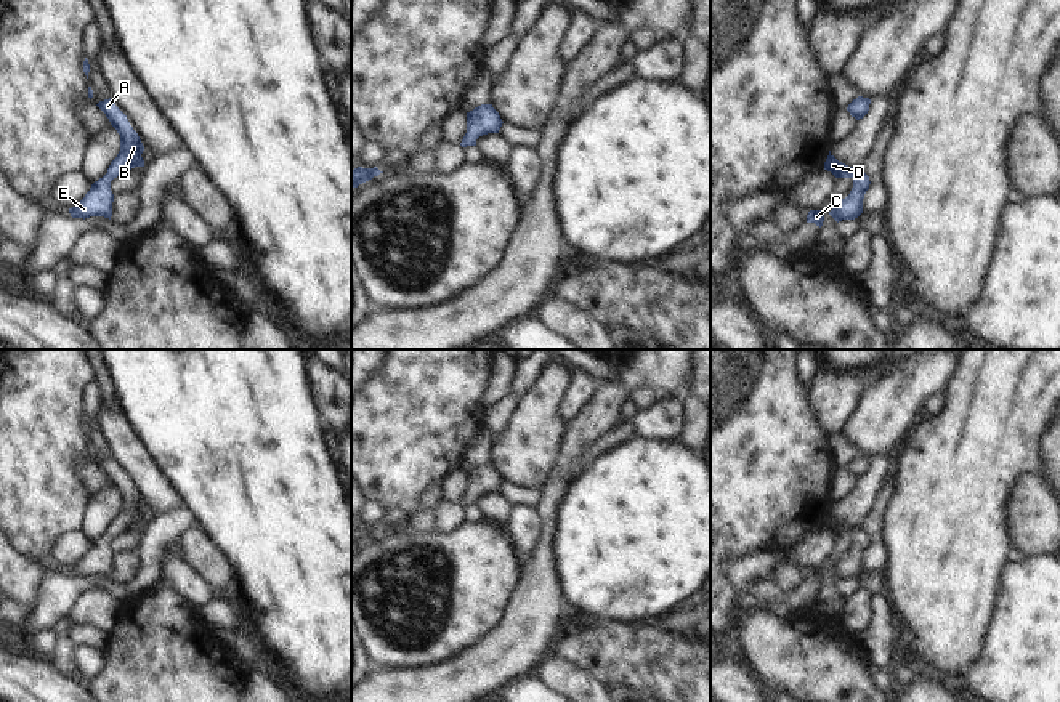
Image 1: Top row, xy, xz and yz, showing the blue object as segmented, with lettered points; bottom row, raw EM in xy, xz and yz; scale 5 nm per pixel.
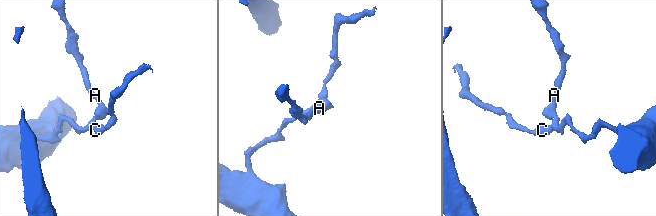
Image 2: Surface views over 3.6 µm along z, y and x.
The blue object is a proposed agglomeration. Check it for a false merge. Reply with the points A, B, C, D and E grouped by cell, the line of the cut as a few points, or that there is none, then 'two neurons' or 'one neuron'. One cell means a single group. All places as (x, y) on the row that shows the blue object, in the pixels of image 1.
A B C D E | no cut | one neuron

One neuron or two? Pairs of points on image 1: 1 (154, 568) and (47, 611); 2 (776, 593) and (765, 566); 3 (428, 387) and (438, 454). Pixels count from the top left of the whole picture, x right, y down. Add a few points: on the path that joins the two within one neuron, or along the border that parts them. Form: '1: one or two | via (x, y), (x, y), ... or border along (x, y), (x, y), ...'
1: one | via (127, 589), (113, 589), (105, 582), (74, 585)
2: two | border along (772, 579), (757, 579), (748, 590)
3: one | via (428, 403), (428, 438)

